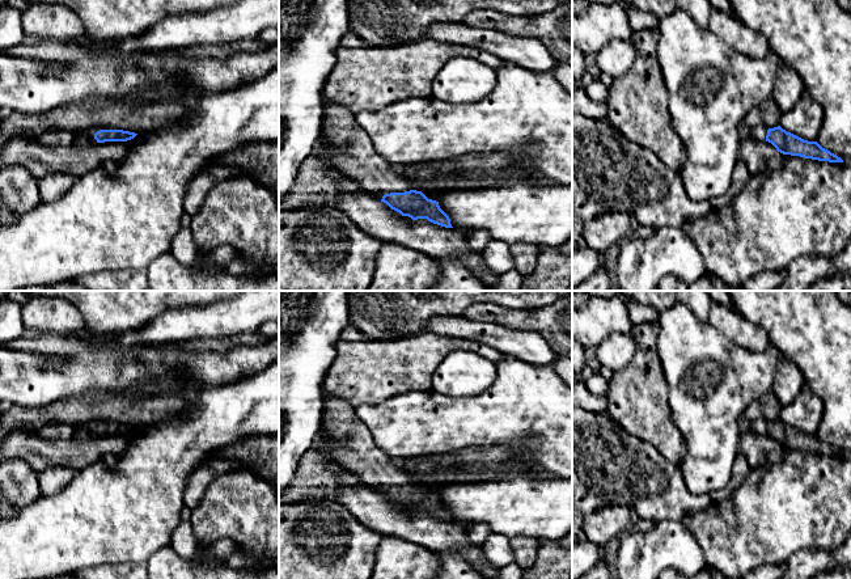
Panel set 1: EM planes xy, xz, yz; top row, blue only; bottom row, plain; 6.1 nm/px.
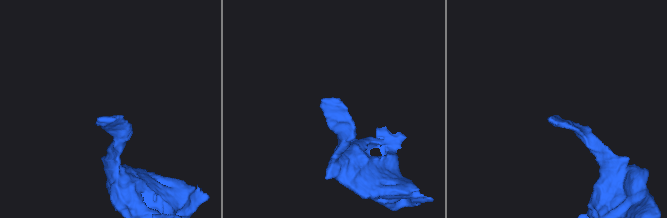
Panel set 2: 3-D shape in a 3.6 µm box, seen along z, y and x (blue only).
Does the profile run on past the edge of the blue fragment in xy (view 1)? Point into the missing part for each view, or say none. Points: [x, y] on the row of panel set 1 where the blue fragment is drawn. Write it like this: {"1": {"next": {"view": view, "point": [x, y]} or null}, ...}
{"1": {"next": {"view": "xy", "point": [88, 136]}}}

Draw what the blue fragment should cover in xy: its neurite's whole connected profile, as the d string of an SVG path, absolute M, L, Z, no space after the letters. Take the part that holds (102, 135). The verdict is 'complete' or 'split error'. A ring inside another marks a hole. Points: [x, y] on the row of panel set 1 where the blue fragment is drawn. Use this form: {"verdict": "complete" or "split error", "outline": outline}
{"verdict": "split error", "outline": "M92 130L86 132L75 131L75 144L84 144L84 143L105 143L105 141L127 141L134 139L137 134L123 131L123 130Z"}

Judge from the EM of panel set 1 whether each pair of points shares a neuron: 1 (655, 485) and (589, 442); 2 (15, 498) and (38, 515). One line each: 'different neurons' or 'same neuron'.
1: same neuron
2: different neurons

